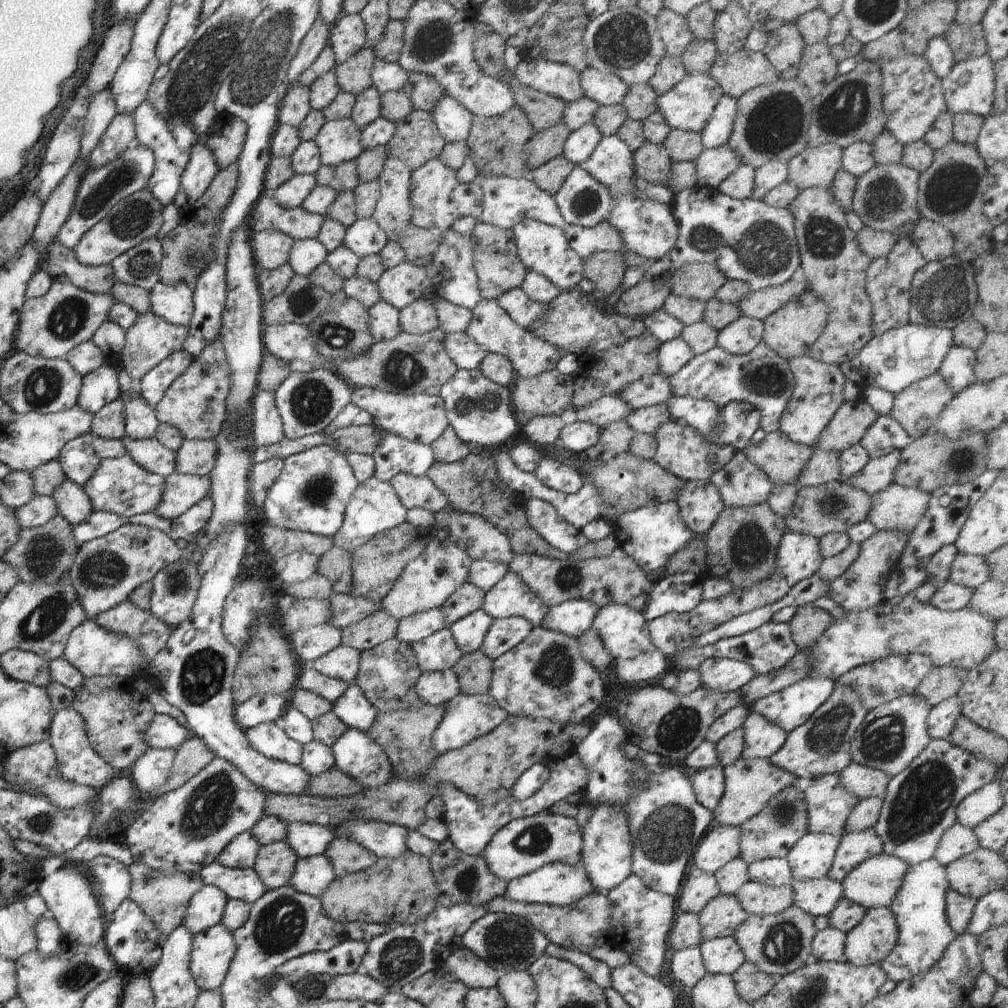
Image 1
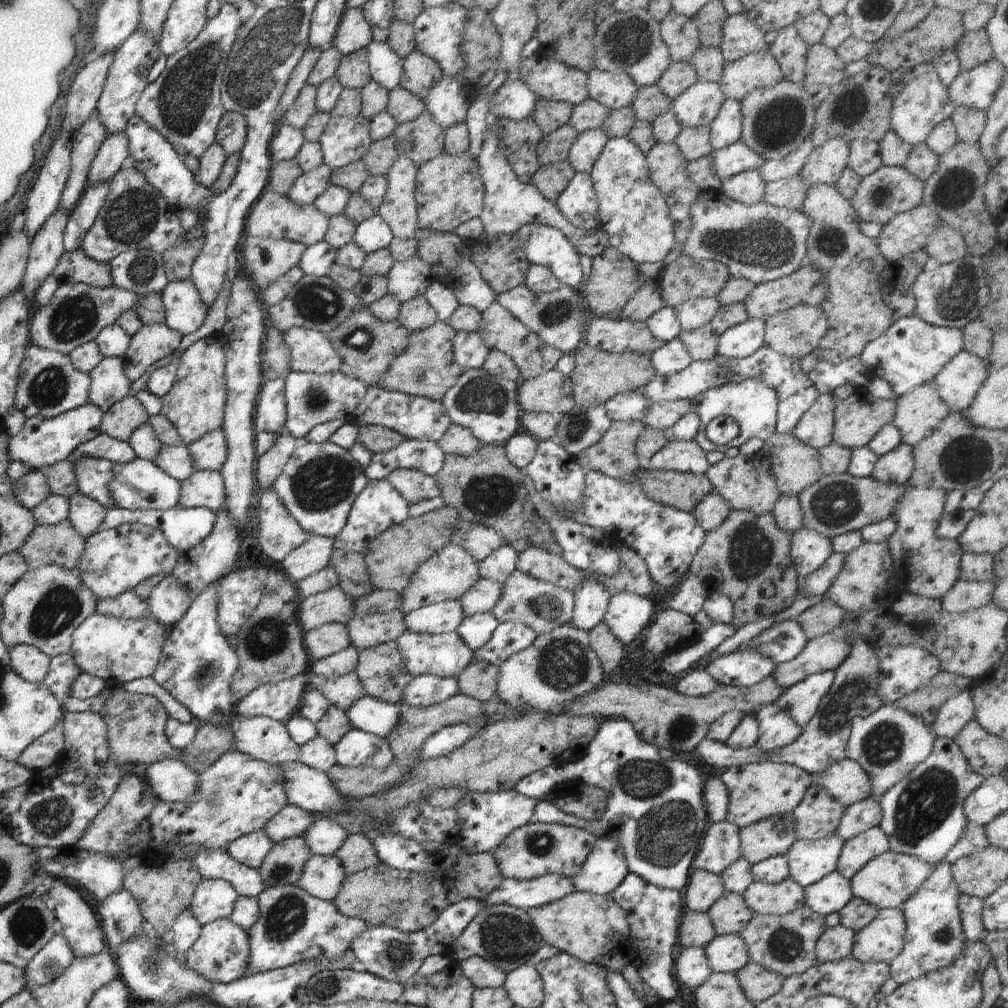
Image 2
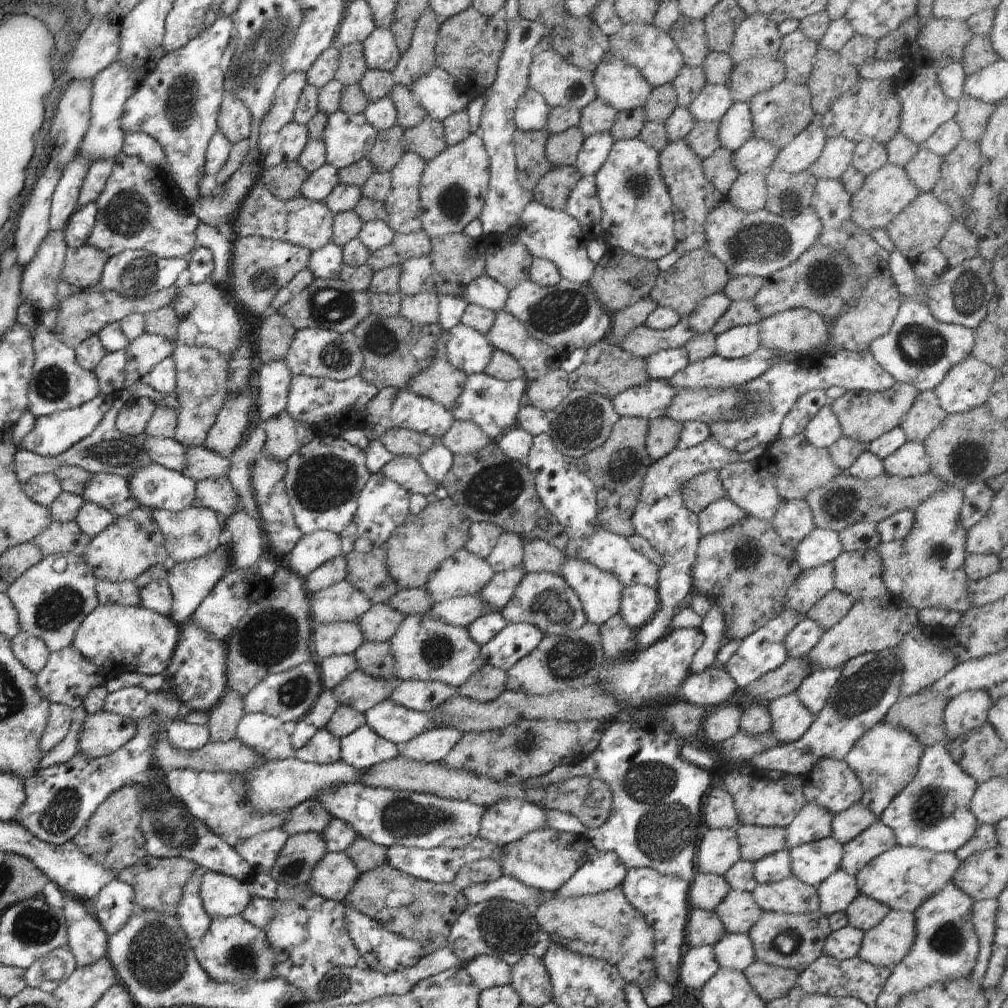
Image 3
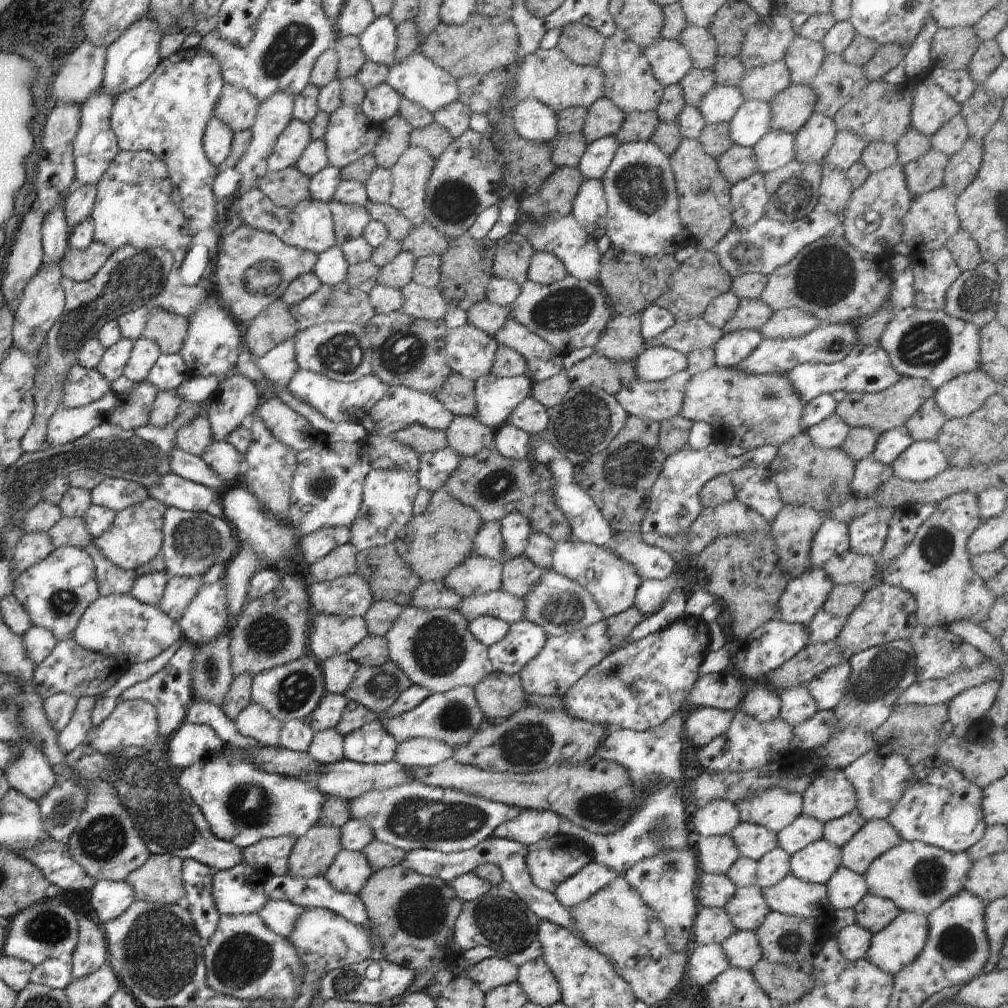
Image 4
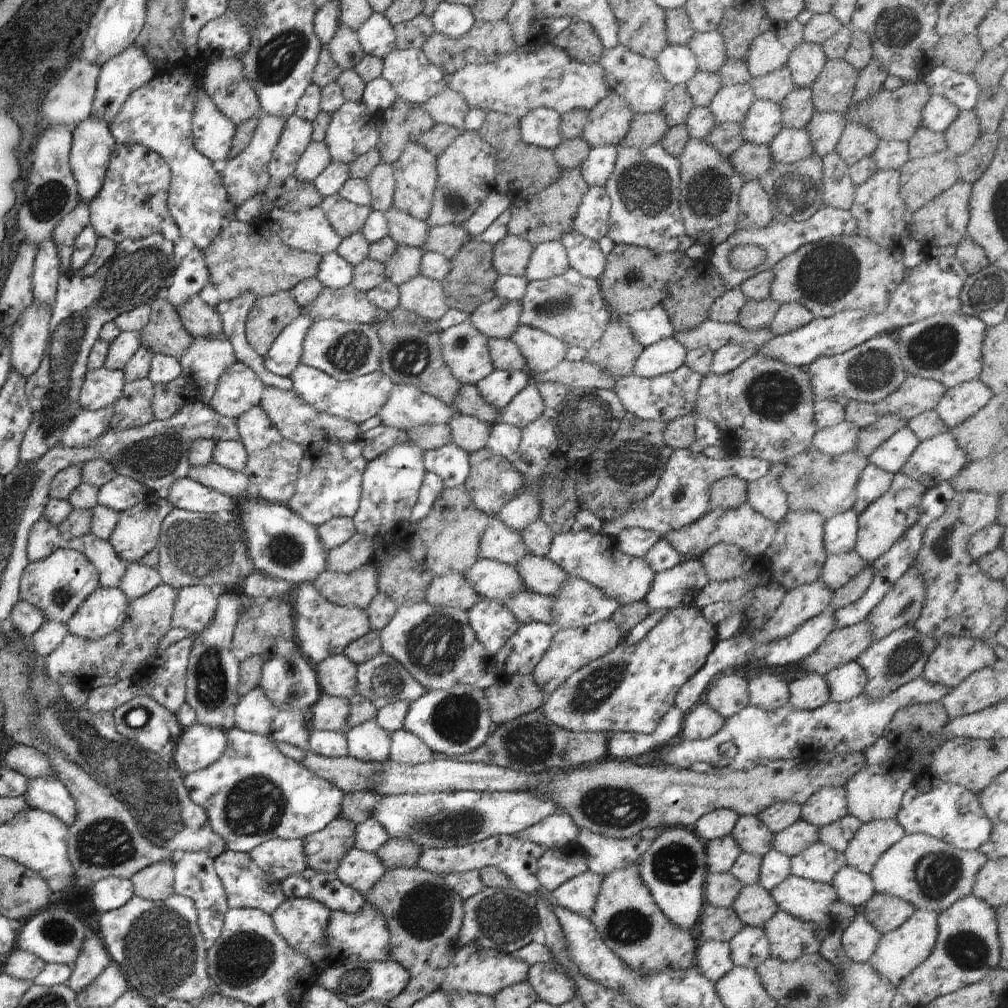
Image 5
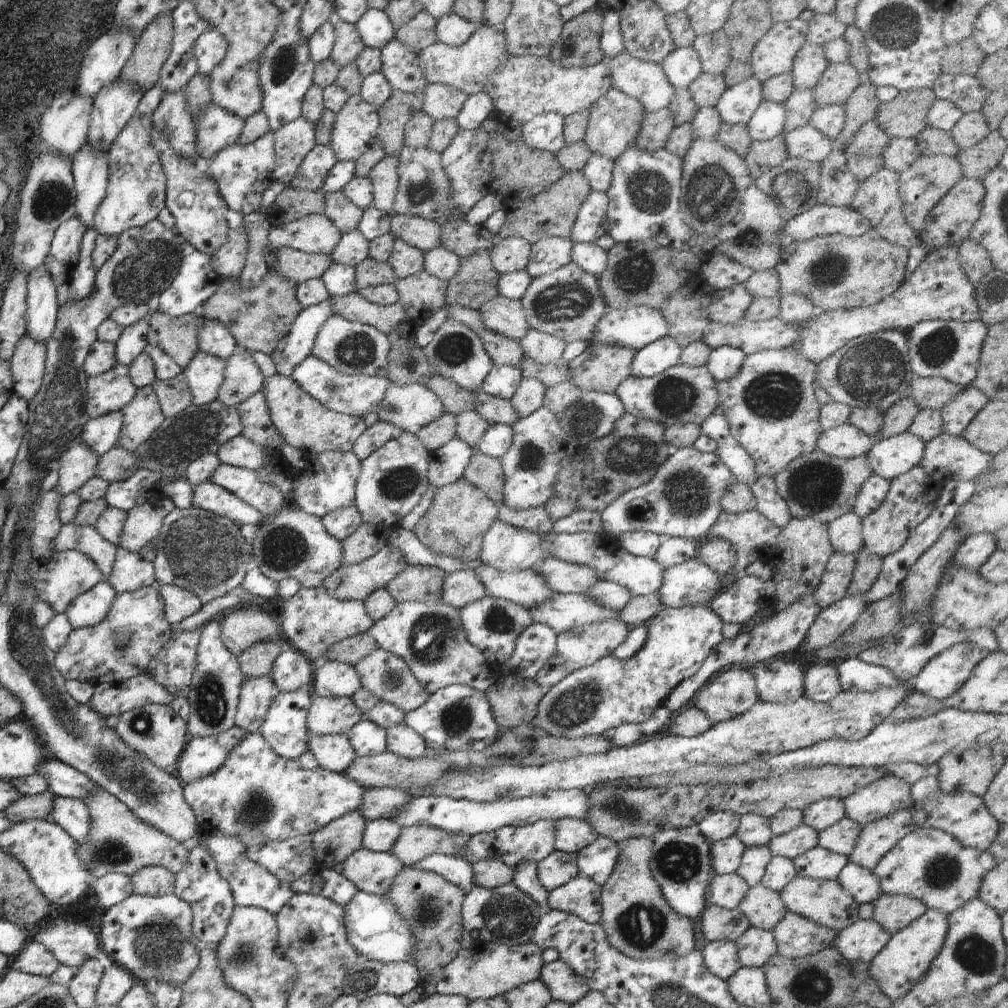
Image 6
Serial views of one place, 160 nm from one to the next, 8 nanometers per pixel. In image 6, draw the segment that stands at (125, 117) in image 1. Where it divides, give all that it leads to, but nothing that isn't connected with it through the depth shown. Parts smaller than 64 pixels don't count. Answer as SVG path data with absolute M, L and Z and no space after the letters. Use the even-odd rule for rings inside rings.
M76 216L60 224L50 244L49 254L44 258L43 266L52 276L59 306L74 299L73 272L77 260L80 260L80 246L87 230Z

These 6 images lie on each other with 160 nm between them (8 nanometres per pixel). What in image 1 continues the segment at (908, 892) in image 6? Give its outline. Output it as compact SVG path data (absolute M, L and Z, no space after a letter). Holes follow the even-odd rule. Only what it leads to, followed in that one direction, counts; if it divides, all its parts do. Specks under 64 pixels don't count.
M886 853L857 864L841 882L843 896L866 910L889 907L908 864Z

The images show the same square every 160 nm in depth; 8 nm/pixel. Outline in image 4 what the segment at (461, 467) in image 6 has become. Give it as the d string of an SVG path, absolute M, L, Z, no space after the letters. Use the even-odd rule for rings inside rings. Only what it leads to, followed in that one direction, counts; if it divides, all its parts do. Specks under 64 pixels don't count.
M450 447L419 455L419 486L428 492L436 492L458 468L461 458Z

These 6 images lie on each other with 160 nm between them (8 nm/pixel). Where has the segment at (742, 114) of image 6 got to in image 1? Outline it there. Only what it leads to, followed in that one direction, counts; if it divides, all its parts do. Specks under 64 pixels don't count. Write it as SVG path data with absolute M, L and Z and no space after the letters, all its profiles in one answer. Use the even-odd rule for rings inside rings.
M687 73L674 88L656 99L657 111L671 129L700 133L710 120L712 111L724 94L720 85L708 73Z

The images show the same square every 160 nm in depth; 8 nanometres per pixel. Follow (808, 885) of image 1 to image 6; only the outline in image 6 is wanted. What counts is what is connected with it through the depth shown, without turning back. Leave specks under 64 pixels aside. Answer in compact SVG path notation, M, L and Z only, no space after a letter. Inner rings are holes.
M850 861L840 871L837 881L859 905L871 903L882 894L879 878L870 869Z

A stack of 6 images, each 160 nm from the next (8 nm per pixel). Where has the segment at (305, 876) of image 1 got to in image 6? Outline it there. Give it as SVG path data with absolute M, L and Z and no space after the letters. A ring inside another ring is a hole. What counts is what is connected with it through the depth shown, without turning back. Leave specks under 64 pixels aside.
M362 847L341 864L341 873L358 891L384 897L402 867L392 853L375 853Z

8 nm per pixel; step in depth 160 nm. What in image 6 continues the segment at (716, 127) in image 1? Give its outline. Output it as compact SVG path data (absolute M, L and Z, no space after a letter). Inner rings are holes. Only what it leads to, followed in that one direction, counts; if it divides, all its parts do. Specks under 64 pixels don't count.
M763 100L748 121L747 129L754 141L774 138L785 128L785 107L772 101Z

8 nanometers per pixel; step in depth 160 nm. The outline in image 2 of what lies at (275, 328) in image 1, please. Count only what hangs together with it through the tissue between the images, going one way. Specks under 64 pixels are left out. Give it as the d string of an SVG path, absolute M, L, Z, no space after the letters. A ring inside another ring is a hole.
M302 327L289 328L284 334L291 352L291 370L301 373L344 373L351 371L338 356L325 333Z

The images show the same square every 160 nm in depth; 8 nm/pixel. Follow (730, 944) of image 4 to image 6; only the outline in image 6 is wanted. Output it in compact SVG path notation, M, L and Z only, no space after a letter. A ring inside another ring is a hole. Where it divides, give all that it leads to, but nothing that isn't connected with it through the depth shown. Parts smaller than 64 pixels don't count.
M752 926L735 943L742 967L764 966L777 953L773 932Z

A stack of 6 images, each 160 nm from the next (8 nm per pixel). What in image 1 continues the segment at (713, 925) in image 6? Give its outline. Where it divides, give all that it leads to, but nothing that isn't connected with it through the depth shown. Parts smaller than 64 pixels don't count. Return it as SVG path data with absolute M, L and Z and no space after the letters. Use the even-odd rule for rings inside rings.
M677 913L668 936L668 944L676 951L701 944L699 914Z

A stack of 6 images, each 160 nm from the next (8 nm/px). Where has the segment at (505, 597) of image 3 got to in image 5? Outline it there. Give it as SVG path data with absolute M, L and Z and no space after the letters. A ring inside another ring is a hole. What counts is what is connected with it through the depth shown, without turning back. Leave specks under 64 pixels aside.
M526 553L514 566L528 591L539 595L553 594L567 579L567 572L547 556L537 557Z

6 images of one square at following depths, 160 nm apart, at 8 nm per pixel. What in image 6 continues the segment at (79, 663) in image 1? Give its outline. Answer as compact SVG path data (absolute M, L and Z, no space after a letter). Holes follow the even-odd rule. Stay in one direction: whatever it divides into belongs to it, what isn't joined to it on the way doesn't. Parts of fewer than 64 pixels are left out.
M102 580L85 594L78 596L66 610L73 629L85 629L100 624L114 604L117 592L107 580Z

